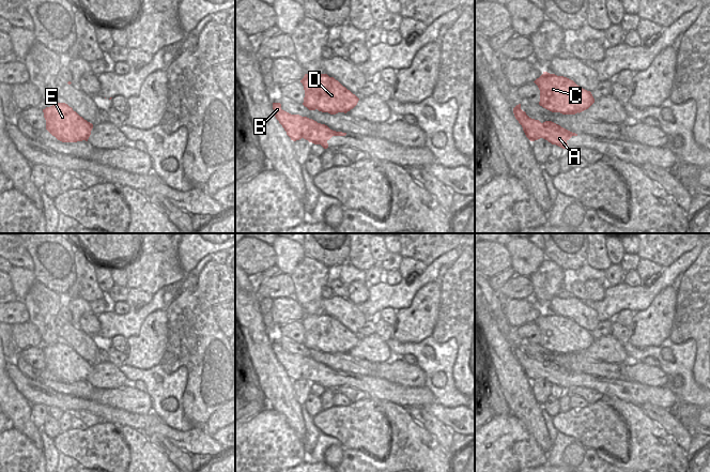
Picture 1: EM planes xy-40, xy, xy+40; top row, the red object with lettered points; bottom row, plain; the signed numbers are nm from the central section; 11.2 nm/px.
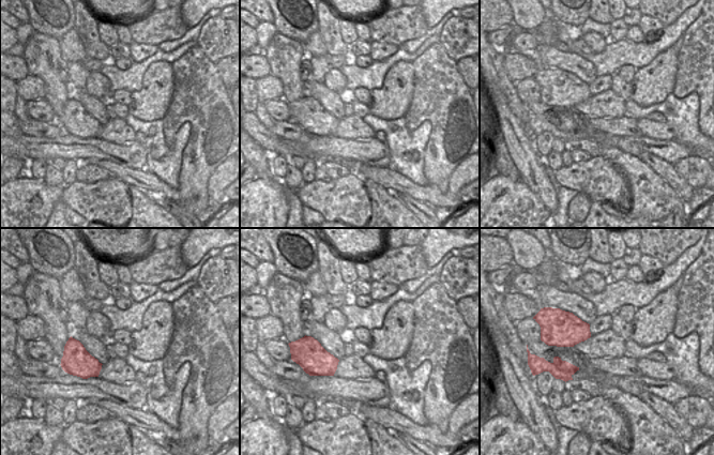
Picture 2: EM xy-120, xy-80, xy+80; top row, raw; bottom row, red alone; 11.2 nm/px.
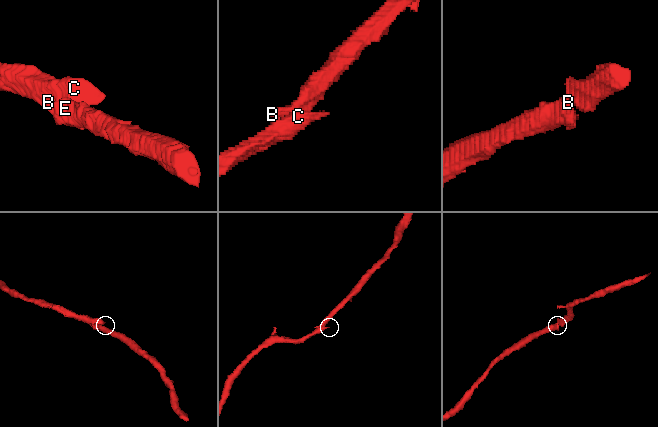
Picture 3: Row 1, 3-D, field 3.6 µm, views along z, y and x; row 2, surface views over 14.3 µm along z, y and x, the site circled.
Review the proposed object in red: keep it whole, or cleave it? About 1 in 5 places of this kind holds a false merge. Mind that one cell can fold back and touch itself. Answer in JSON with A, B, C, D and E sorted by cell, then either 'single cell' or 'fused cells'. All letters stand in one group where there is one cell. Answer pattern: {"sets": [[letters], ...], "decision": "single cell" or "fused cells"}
{"sets": [["A", "B", "C", "D", "E"]], "decision": "single cell"}

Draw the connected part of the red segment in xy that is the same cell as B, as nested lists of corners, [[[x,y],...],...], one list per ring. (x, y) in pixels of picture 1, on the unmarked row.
[[[273,342],[273,349],[276,359],[293,381],[304,378],[309,382],[321,384],[324,389],[327,389],[327,381],[333,376],[346,375],[346,372],[333,370],[327,365],[318,363],[307,356],[291,354],[281,349],[280,342]]]

